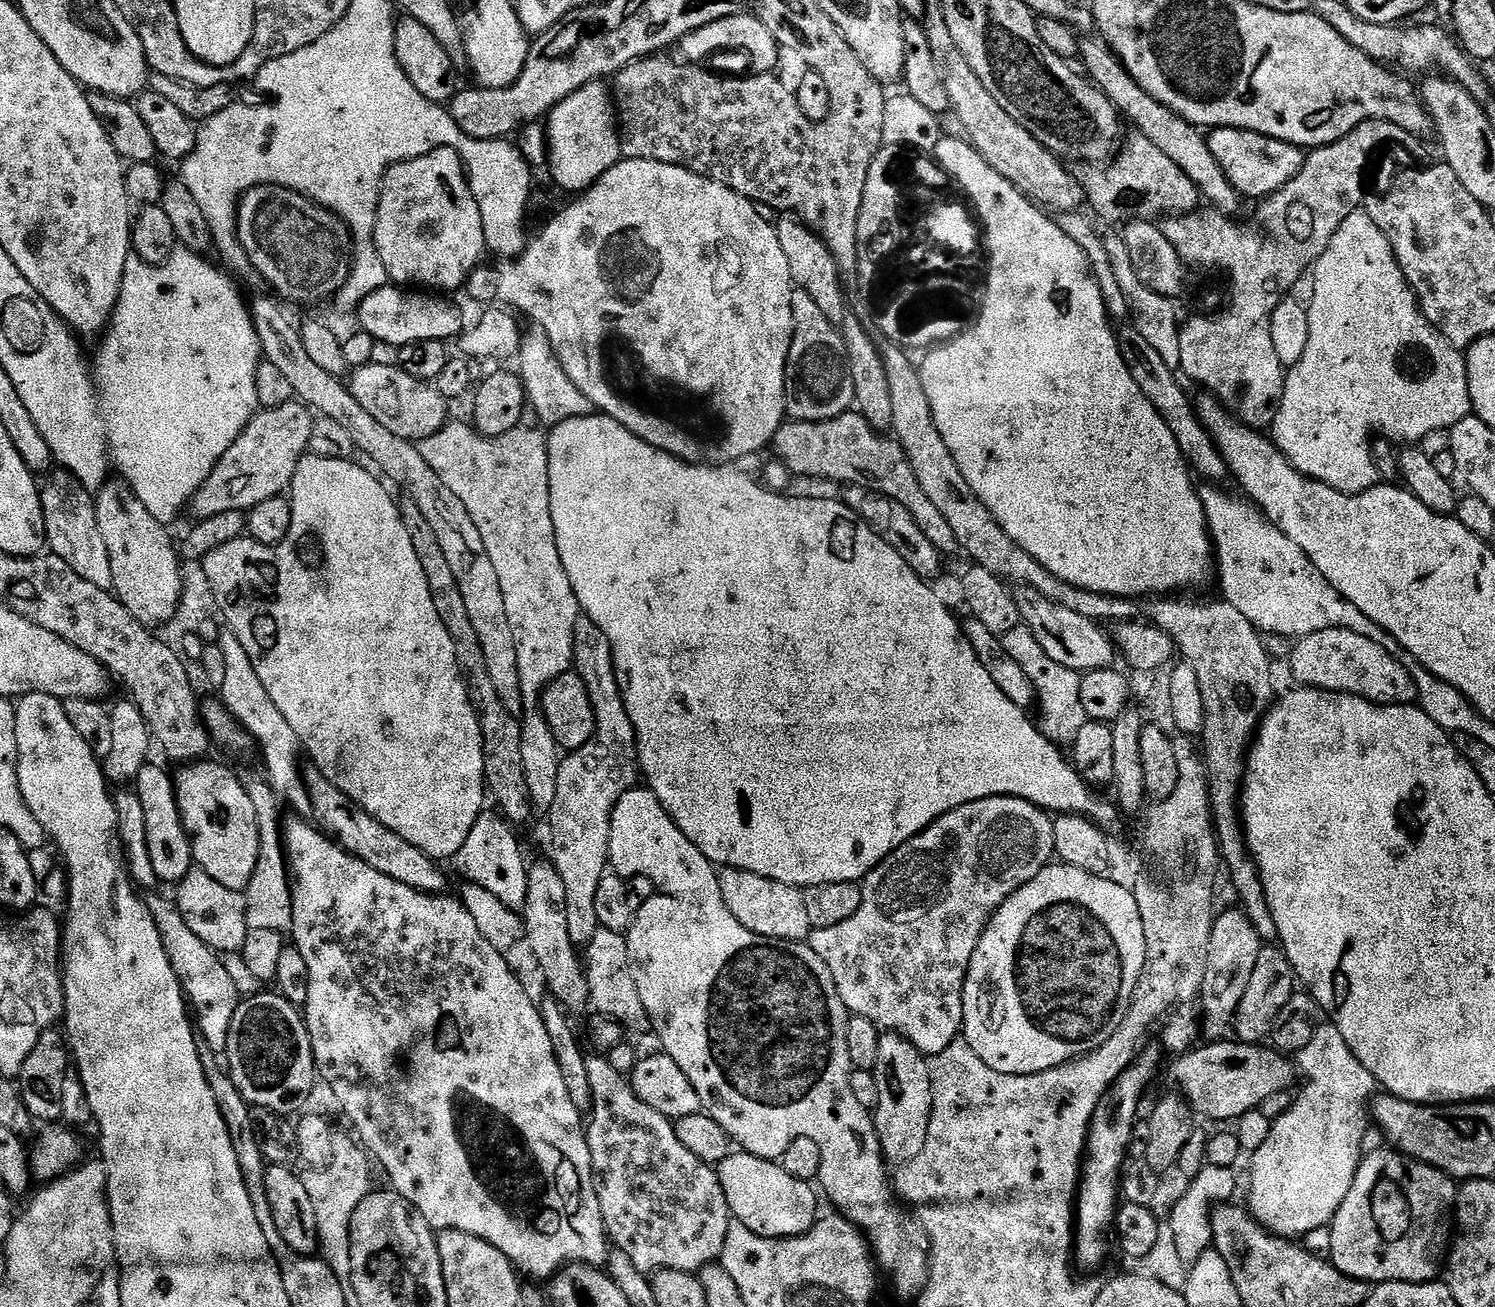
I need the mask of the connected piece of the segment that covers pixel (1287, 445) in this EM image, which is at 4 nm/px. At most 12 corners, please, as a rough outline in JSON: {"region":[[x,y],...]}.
{"region":[[1383,228],[1314,265],[1270,439],[1336,492],[1469,419],[1468,362]]}

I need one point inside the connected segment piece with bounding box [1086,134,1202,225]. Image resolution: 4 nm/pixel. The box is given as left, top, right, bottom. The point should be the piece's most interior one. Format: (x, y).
(1142, 169)

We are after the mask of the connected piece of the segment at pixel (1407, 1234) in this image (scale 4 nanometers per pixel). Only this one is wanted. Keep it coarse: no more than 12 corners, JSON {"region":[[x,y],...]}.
{"region":[[1392,1152],[1361,1159],[1328,1236],[1350,1279],[1436,1272],[1440,1196]]}

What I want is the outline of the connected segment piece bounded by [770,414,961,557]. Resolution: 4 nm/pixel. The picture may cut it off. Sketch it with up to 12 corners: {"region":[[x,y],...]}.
{"region":[[845,414],[785,422],[789,473],[853,484],[911,514],[945,557],[961,551],[895,439]]}

